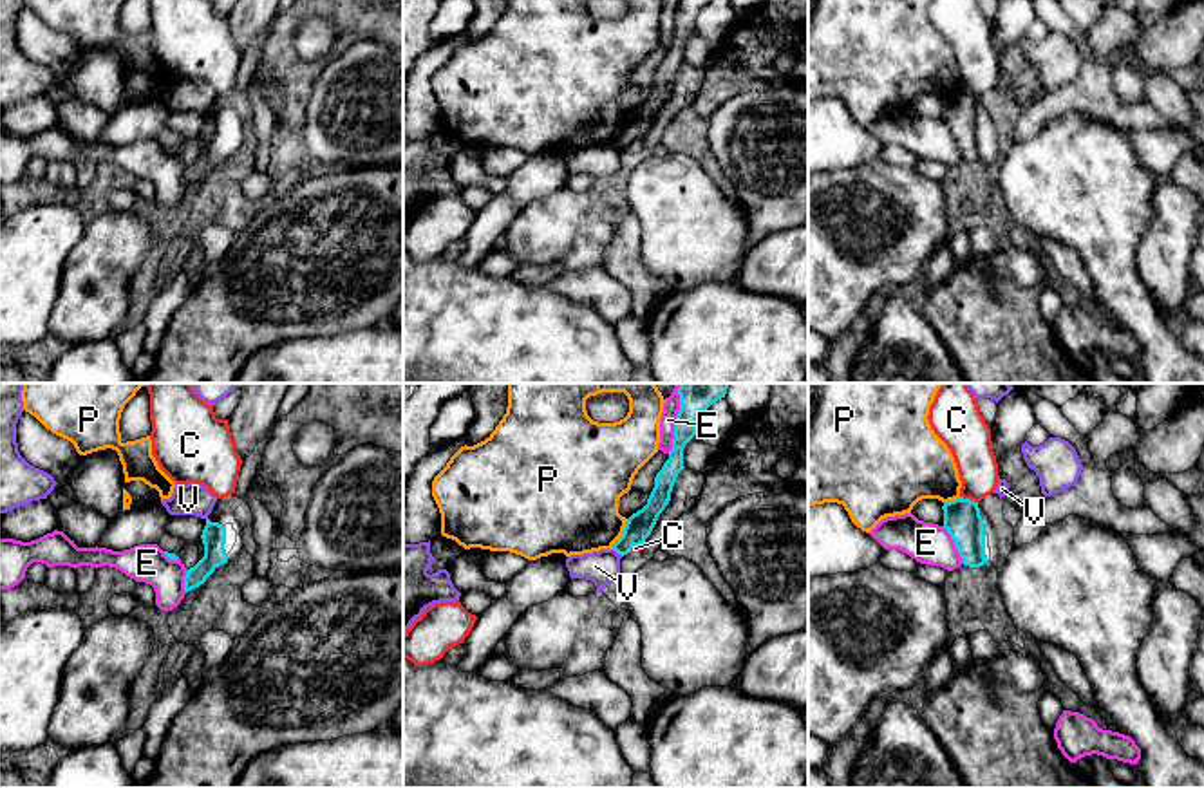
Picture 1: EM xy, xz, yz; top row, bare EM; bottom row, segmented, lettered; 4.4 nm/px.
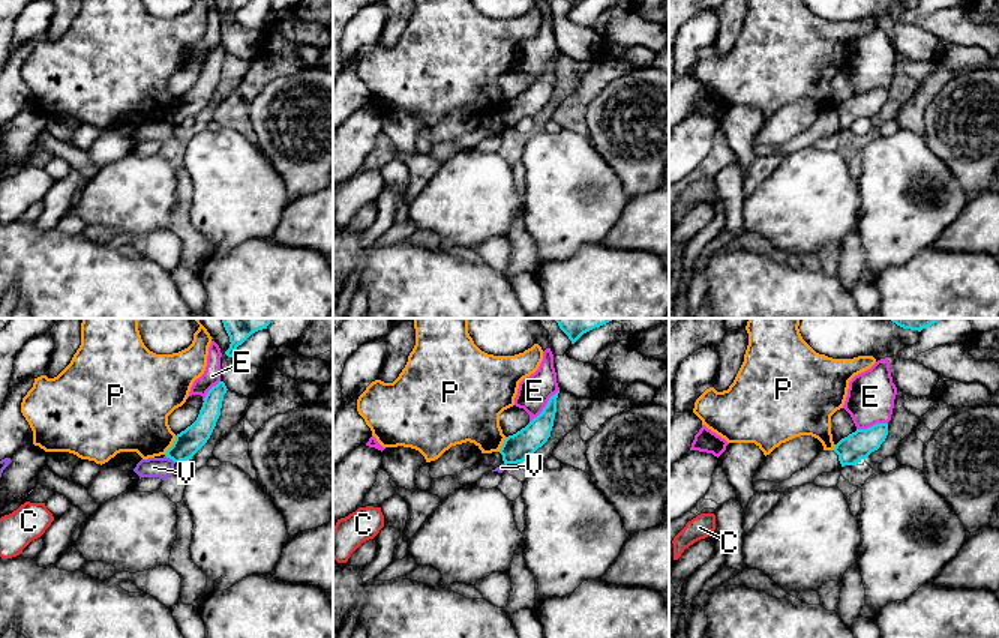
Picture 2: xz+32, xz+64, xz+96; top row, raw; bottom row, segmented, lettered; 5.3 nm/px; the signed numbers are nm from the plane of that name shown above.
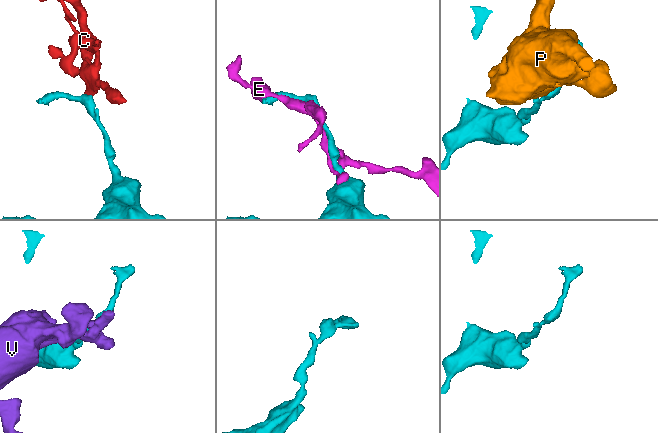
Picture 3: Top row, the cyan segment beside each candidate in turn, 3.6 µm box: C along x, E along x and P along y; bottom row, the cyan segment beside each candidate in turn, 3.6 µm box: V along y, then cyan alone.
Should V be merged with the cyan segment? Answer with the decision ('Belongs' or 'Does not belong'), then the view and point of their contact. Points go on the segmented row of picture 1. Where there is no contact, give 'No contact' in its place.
Does not belong. Touches cyan at xz (617, 552)

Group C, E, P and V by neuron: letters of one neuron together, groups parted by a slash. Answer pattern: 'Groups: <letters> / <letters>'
Groups: C / E / P / V

